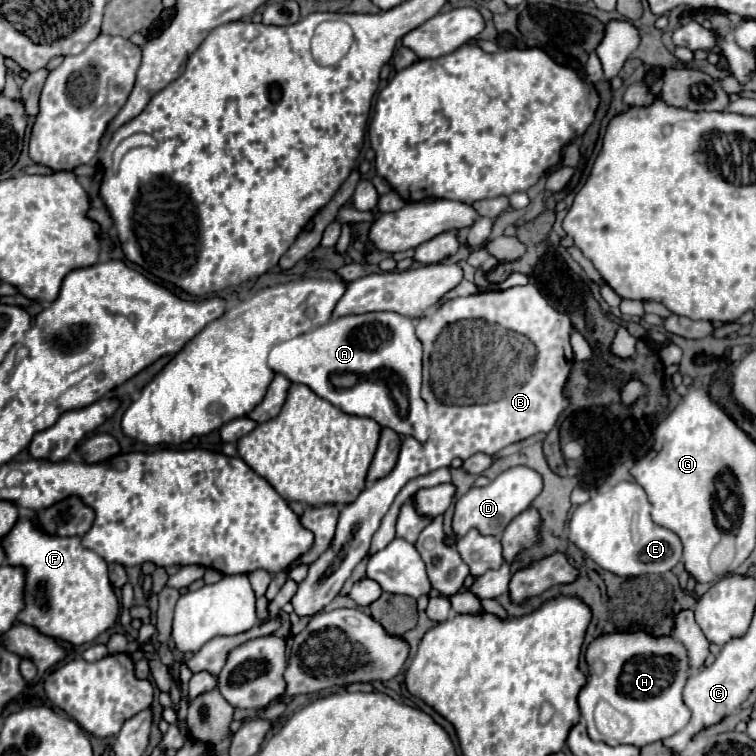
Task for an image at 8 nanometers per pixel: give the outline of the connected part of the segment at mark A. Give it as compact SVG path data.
M364 313L338 317L276 345L268 355L268 367L286 375L292 383L308 385L318 397L348 415L370 417L400 435L426 441L428 413L426 403L420 399L422 343L414 333L414 321L404 315Z

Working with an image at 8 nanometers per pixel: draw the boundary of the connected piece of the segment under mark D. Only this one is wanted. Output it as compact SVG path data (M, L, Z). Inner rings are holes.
M512 467L504 473L500 473L494 481L490 481L486 487L474 487L464 497L458 499L454 519L452 519L452 531L462 537L470 529L478 529L482 535L498 535L502 537L502 531L506 525L520 515L524 509L530 507L530 503L540 495L542 491L542 477L530 467Z

